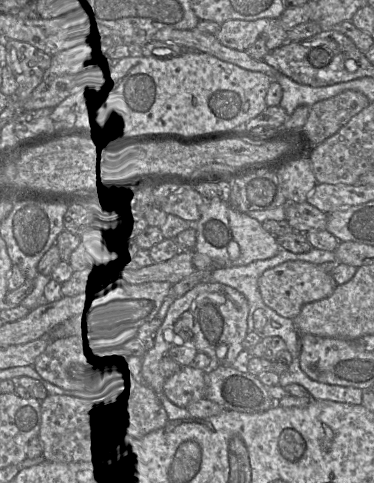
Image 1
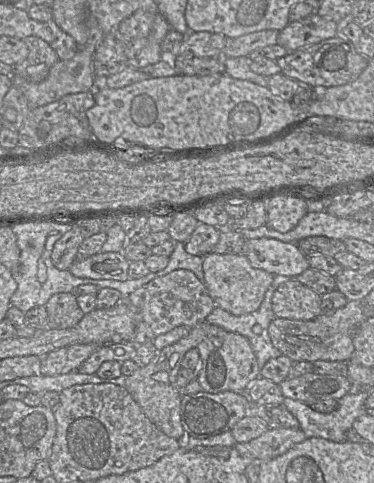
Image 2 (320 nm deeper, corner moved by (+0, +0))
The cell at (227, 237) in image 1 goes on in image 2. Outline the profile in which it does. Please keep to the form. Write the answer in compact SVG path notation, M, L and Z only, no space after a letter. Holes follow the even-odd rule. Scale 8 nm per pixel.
M273 238L247 239L243 254L254 268L273 275L283 275L296 279L310 268L307 257L295 243Z

